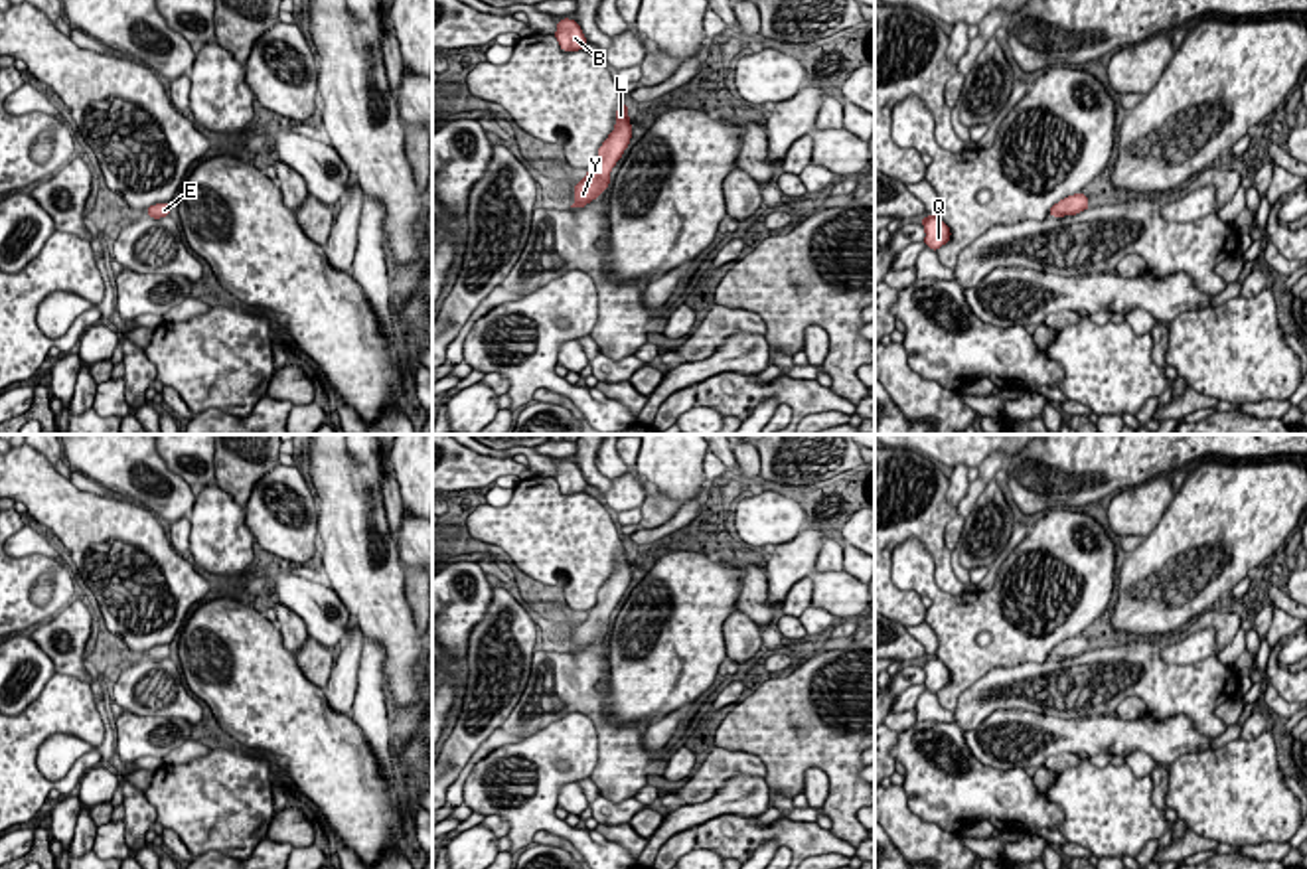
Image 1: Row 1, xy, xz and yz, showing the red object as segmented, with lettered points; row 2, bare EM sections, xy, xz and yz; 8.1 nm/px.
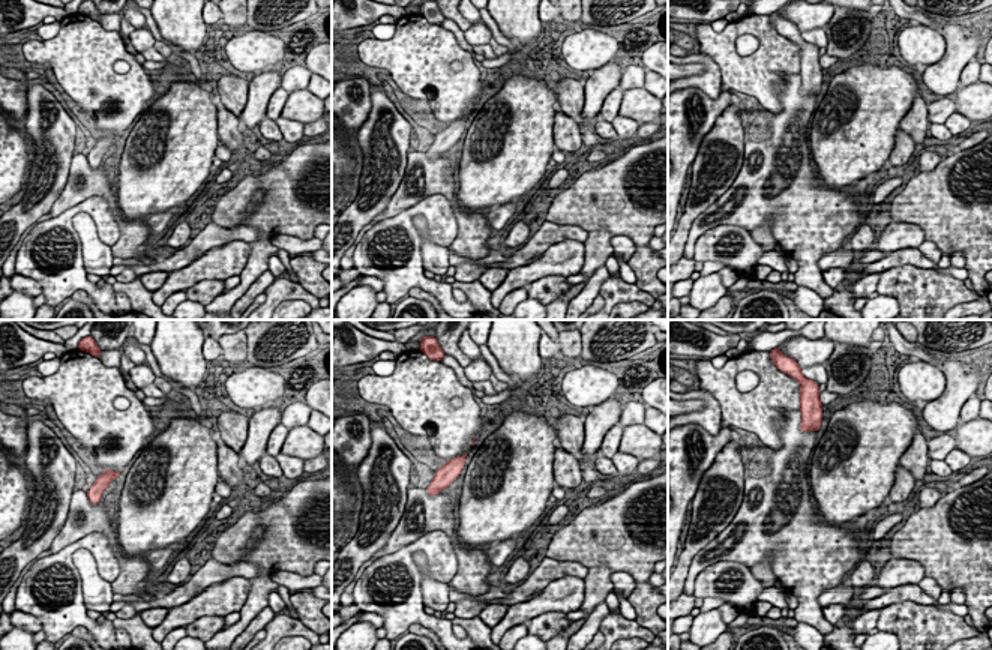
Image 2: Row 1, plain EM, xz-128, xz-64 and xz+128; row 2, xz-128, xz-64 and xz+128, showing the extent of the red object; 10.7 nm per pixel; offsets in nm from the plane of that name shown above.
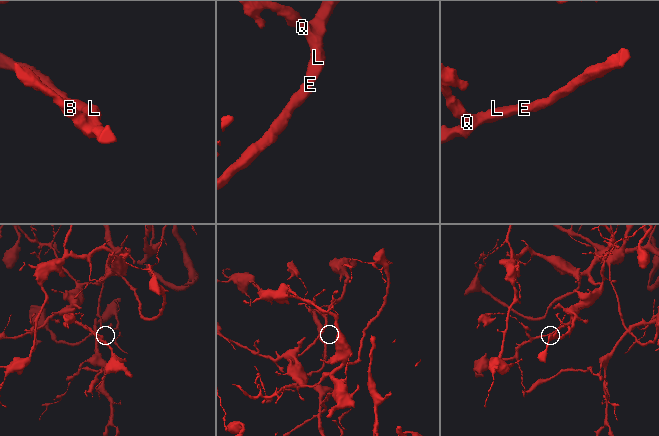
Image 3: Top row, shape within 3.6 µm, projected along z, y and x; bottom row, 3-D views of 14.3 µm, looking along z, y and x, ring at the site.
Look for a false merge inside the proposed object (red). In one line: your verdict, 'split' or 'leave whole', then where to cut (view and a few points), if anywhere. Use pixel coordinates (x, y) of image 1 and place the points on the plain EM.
leave whole; no cut

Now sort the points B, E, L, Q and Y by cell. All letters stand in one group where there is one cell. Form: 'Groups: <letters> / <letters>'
Groups: B E L Q Y

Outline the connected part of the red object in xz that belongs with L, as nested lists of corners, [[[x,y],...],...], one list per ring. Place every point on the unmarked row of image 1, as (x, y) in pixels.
[[[628,545],[616,551],[616,569],[598,591],[596,606],[586,614],[586,620],[575,628],[575,646],[571,650],[584,650],[596,642],[610,628],[610,614],[622,600],[632,581],[628,561]]]

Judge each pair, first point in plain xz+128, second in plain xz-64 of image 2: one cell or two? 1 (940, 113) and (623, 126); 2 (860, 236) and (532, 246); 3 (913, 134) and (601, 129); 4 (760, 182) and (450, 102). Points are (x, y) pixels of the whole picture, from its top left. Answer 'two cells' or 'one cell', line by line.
1: two cells
2: two cells
3: two cells
4: two cells

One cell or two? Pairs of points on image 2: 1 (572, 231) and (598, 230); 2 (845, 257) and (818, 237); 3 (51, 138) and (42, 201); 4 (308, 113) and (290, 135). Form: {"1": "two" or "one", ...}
{"1": "two", "2": "two", "3": "one", "4": "two"}

